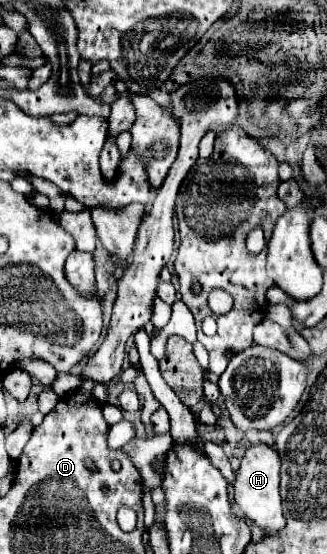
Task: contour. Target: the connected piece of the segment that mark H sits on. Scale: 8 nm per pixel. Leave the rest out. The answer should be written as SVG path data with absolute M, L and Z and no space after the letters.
M256 443L246 449L246 455L240 463L240 469L236 473L234 481L234 501L242 507L246 517L260 525L264 531L278 531L286 525L282 507L280 507L280 455L276 451L276 445Z

